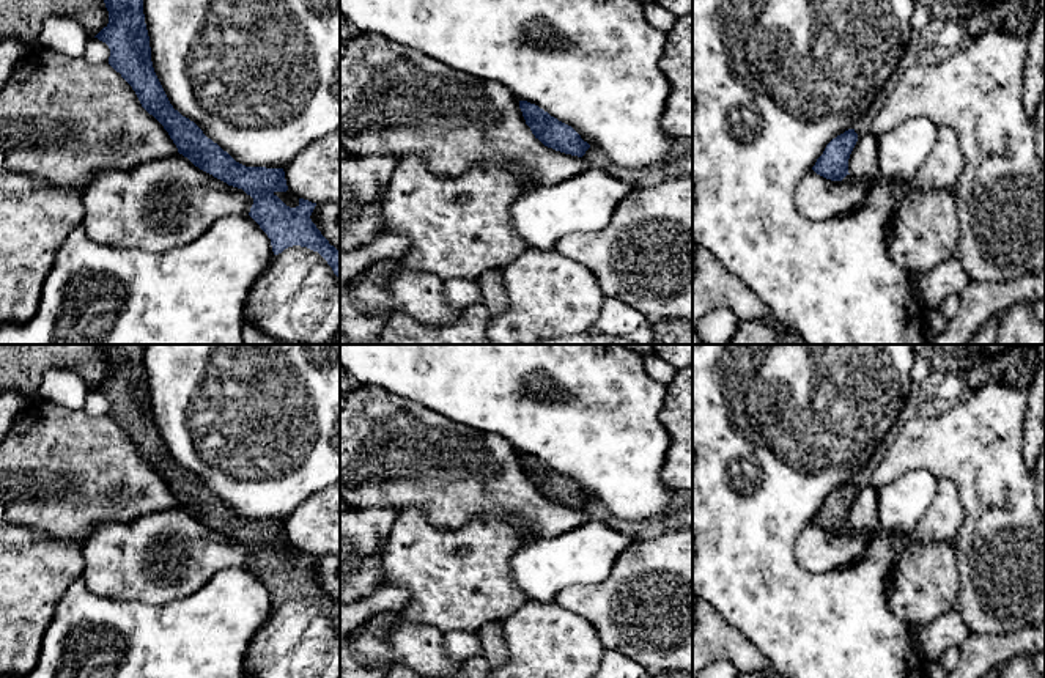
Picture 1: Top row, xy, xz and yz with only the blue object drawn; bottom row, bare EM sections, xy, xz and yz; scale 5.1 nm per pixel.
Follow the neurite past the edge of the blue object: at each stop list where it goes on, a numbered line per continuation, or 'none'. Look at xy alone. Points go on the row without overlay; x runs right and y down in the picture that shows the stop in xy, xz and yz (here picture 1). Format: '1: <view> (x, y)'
1: xy (298, 641)

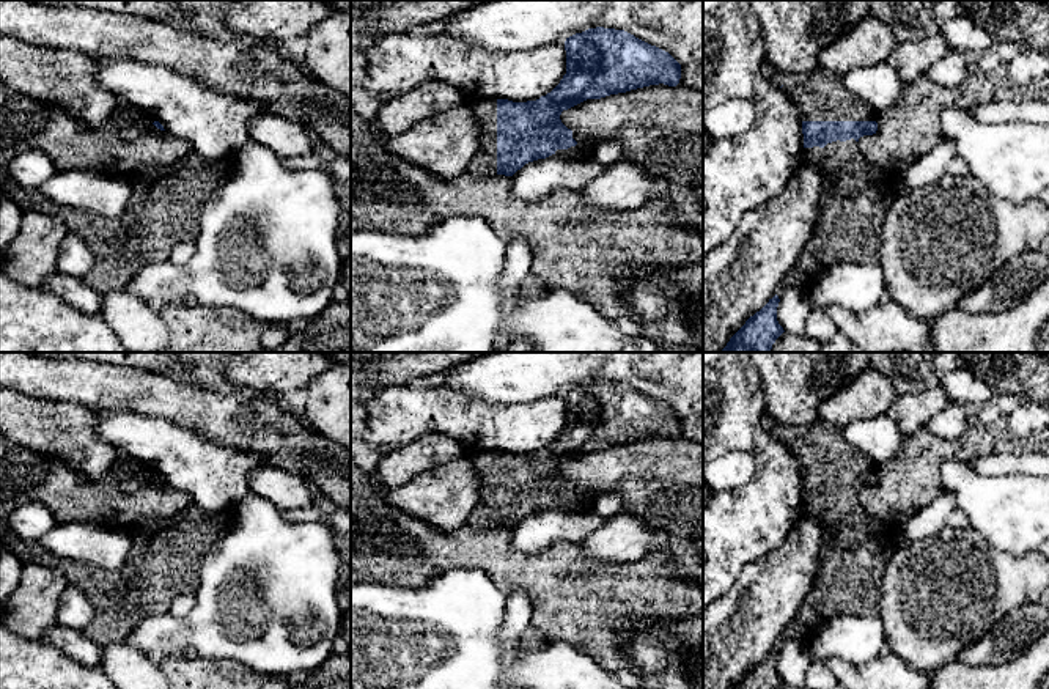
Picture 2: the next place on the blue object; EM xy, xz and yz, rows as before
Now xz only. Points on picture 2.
1: xz (485, 516)

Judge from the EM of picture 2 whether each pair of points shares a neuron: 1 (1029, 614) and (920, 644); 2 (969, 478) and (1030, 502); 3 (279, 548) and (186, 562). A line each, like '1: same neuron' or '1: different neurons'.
1: different neurons
2: same neuron
3: different neurons

